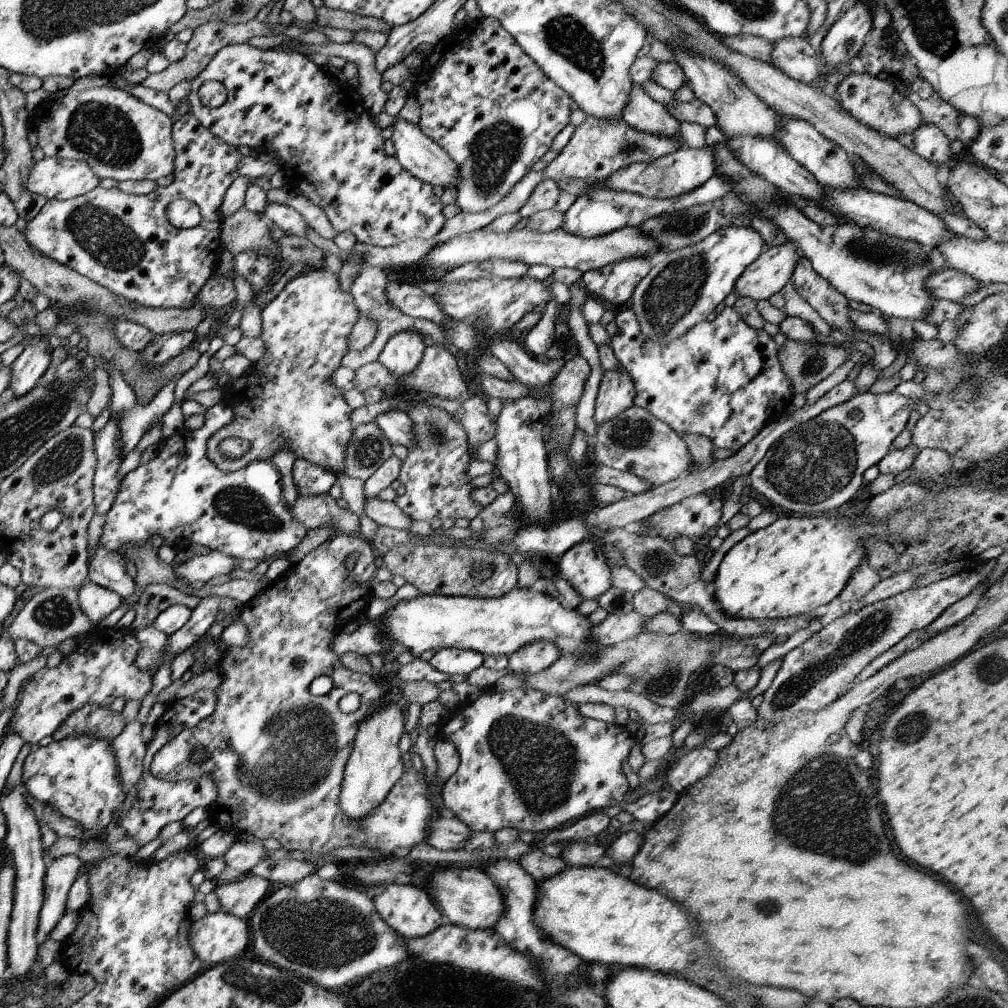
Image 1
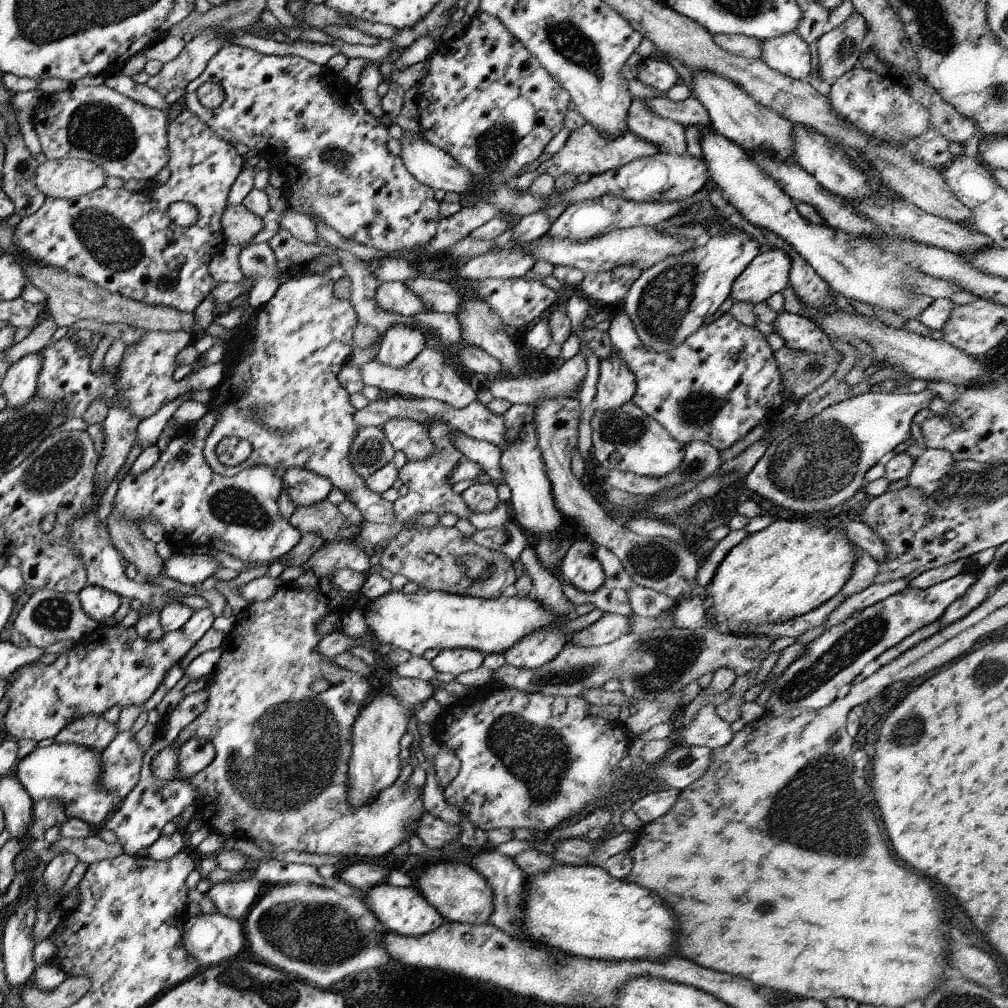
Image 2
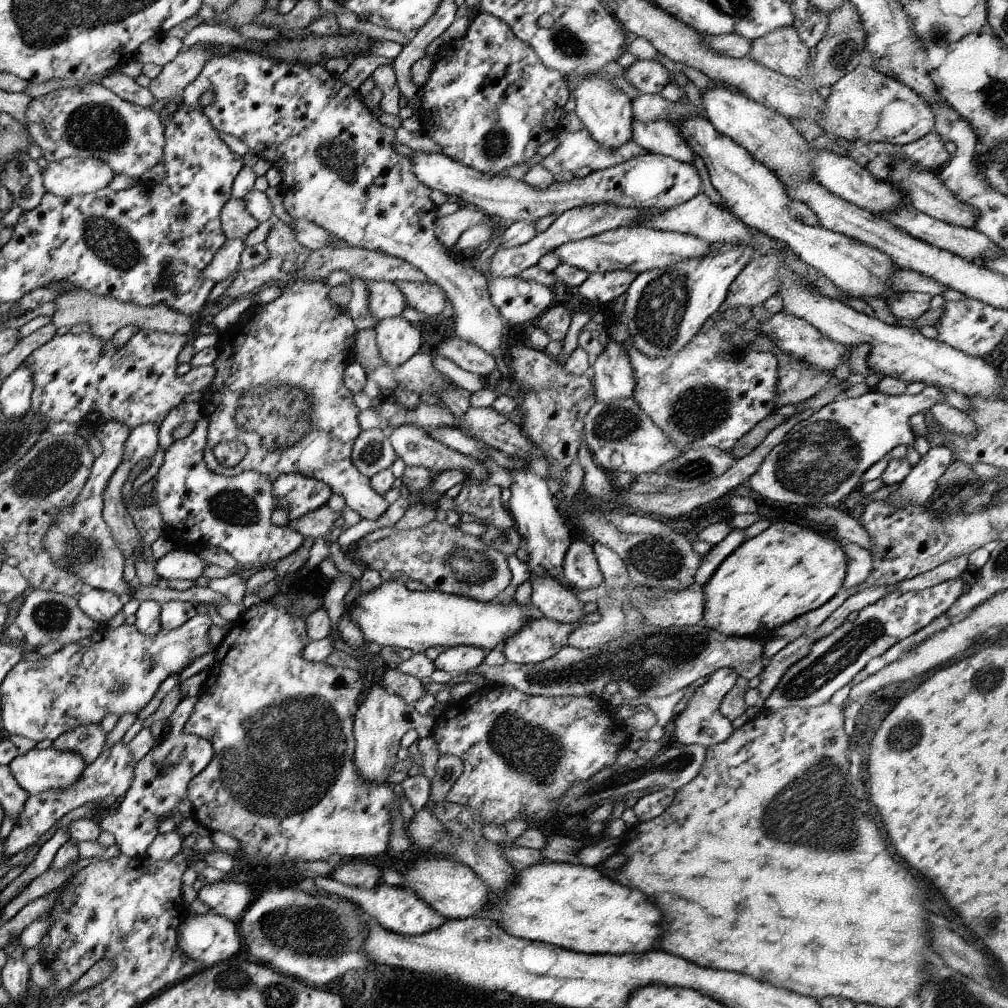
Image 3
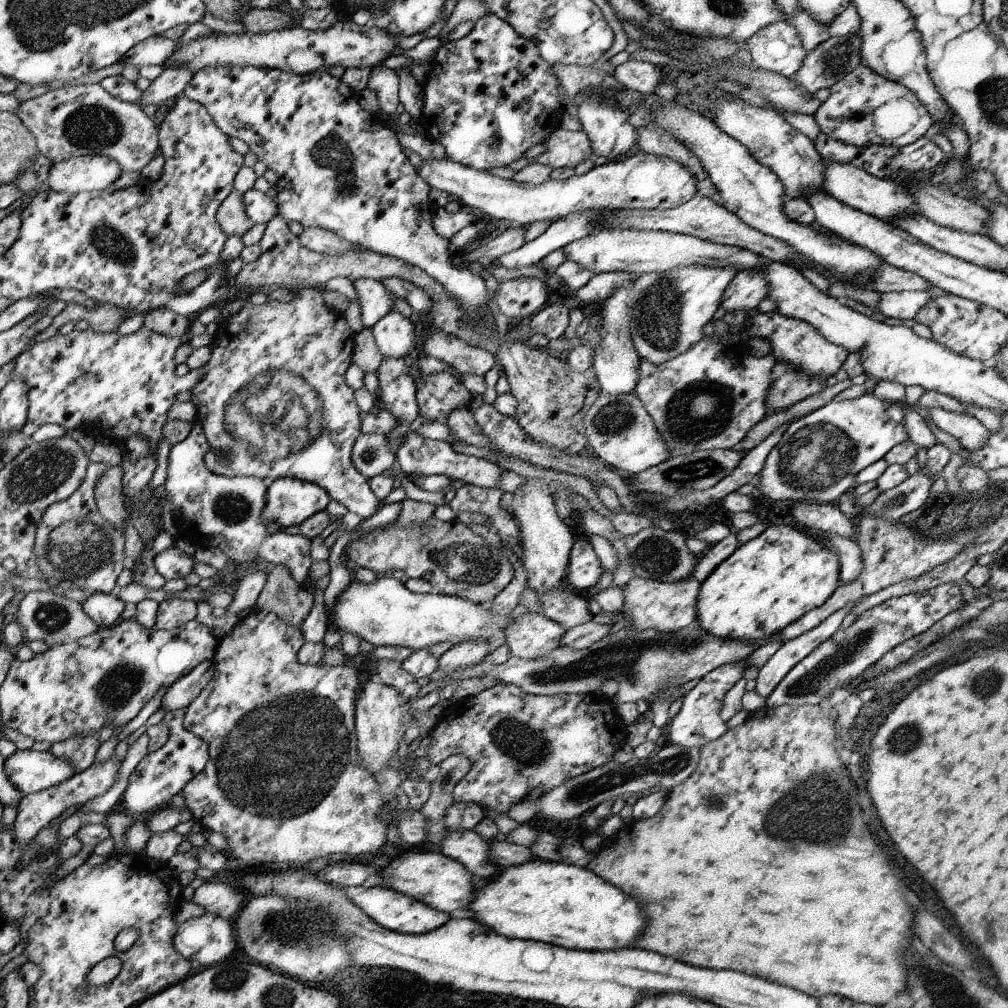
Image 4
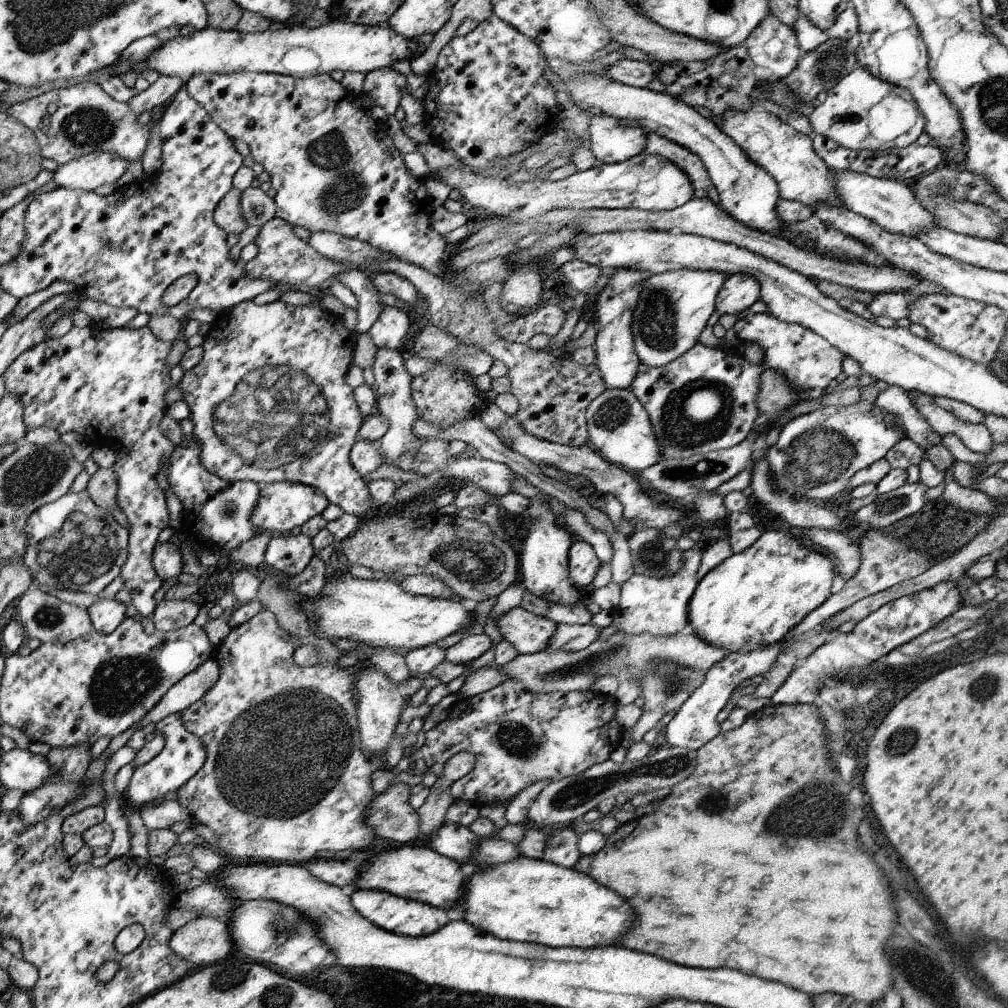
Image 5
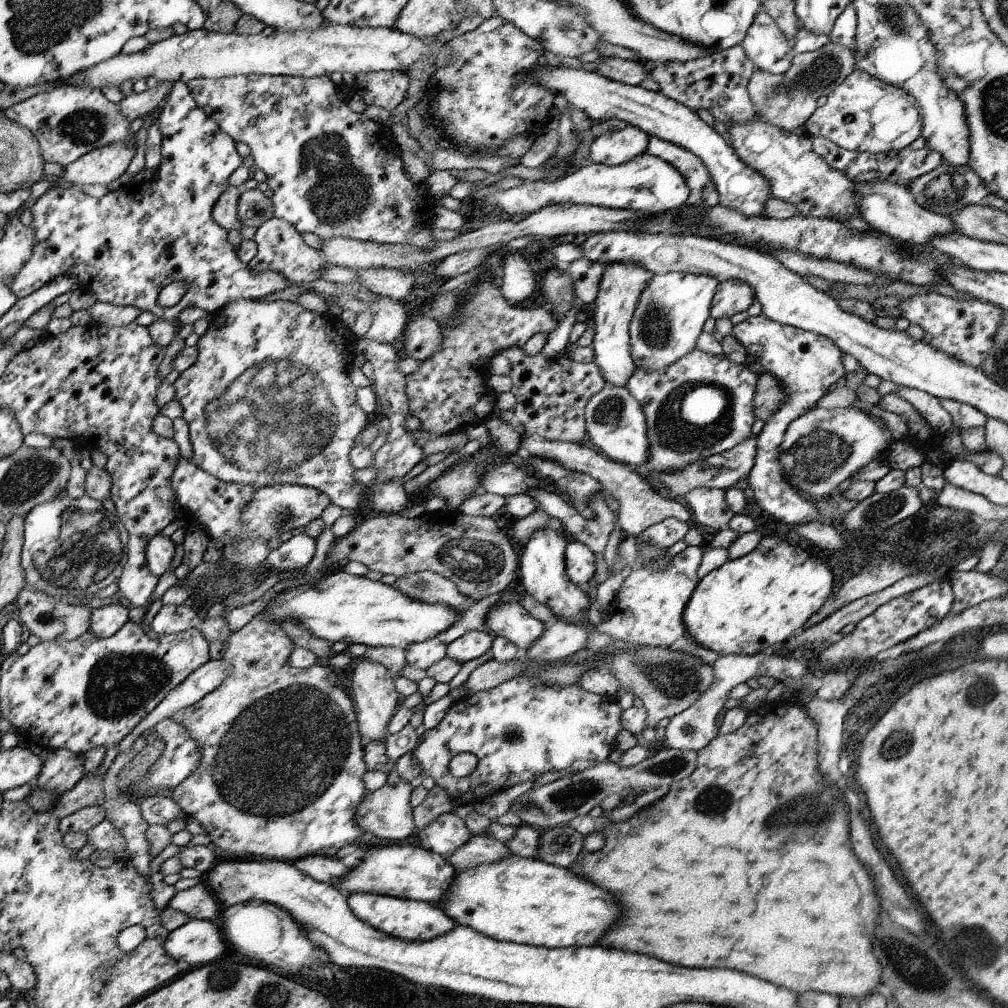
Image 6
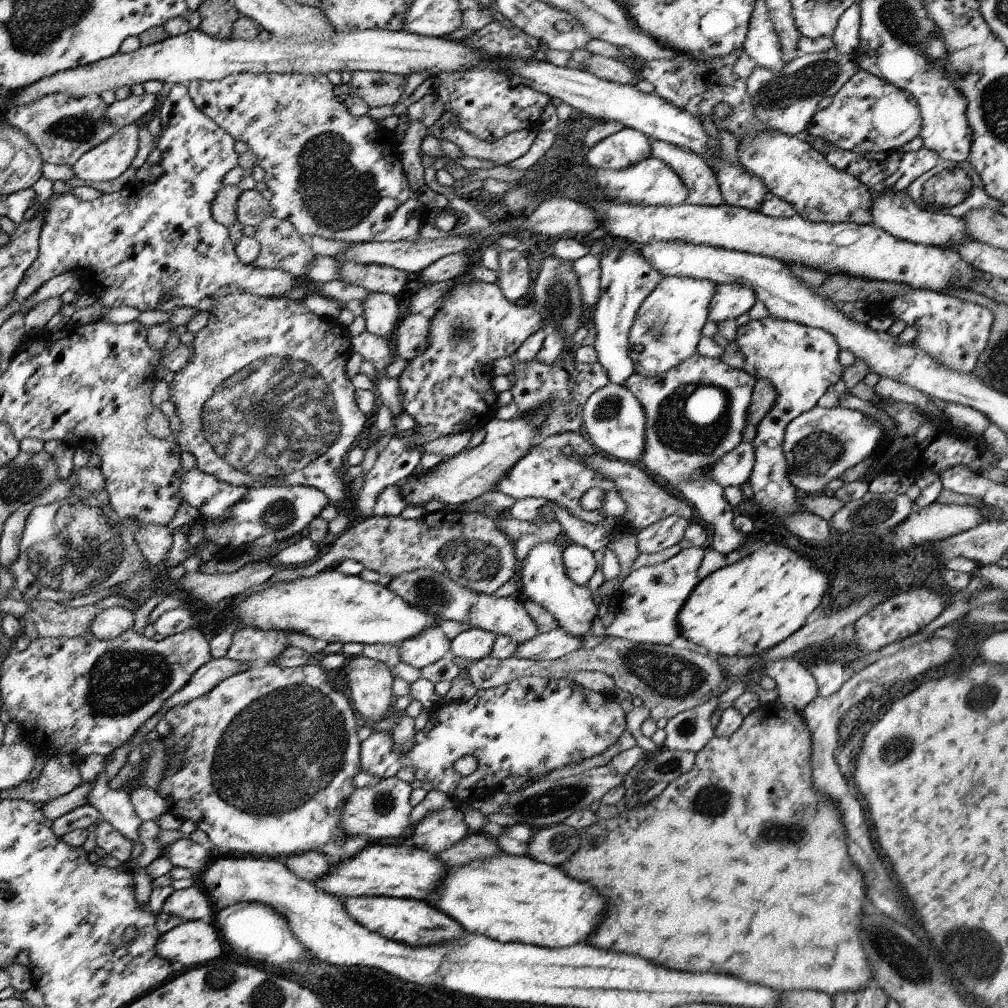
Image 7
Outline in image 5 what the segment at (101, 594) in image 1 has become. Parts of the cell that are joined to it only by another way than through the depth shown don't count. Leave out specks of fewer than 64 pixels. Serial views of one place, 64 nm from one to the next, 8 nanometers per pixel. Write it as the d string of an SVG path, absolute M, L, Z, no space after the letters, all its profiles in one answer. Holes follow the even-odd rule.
M99 598L95 600L89 608L87 614L91 618L93 630L101 632L101 634L111 634L115 632L115 628L125 620L123 612L127 606L123 606L117 600L107 600L107 598Z

